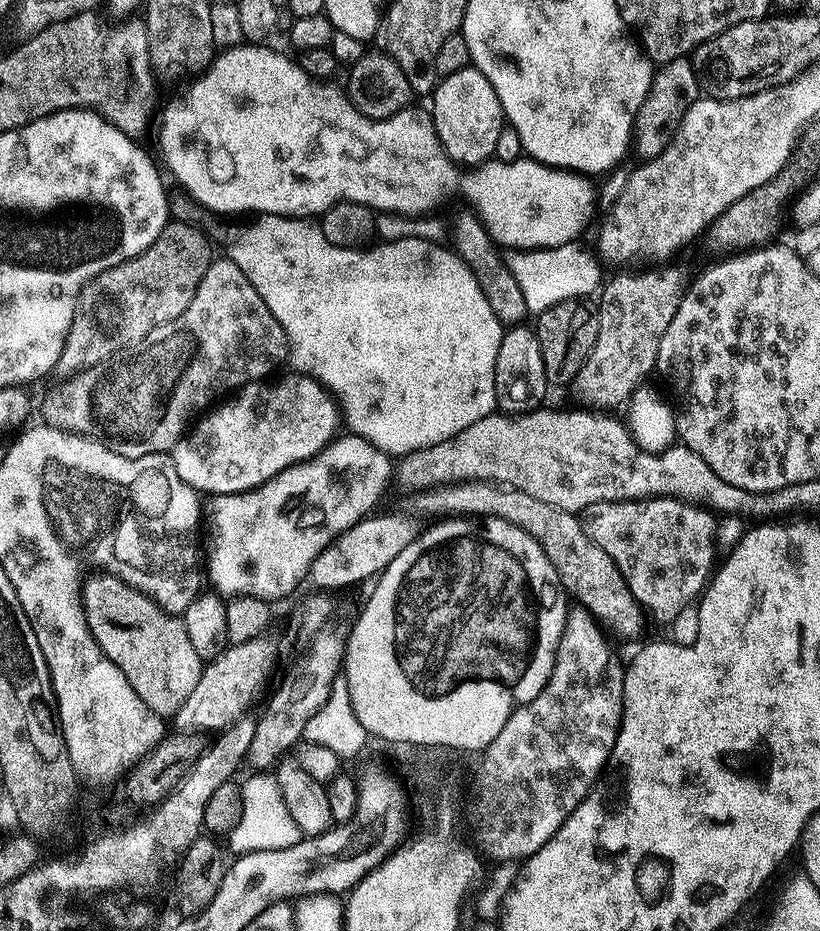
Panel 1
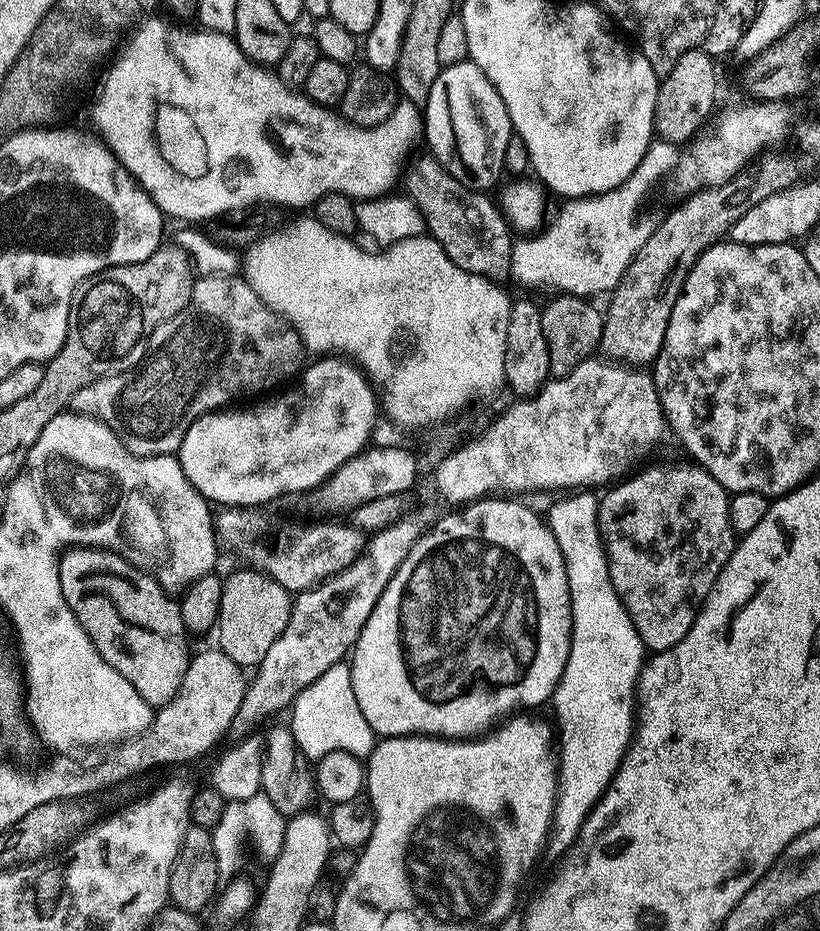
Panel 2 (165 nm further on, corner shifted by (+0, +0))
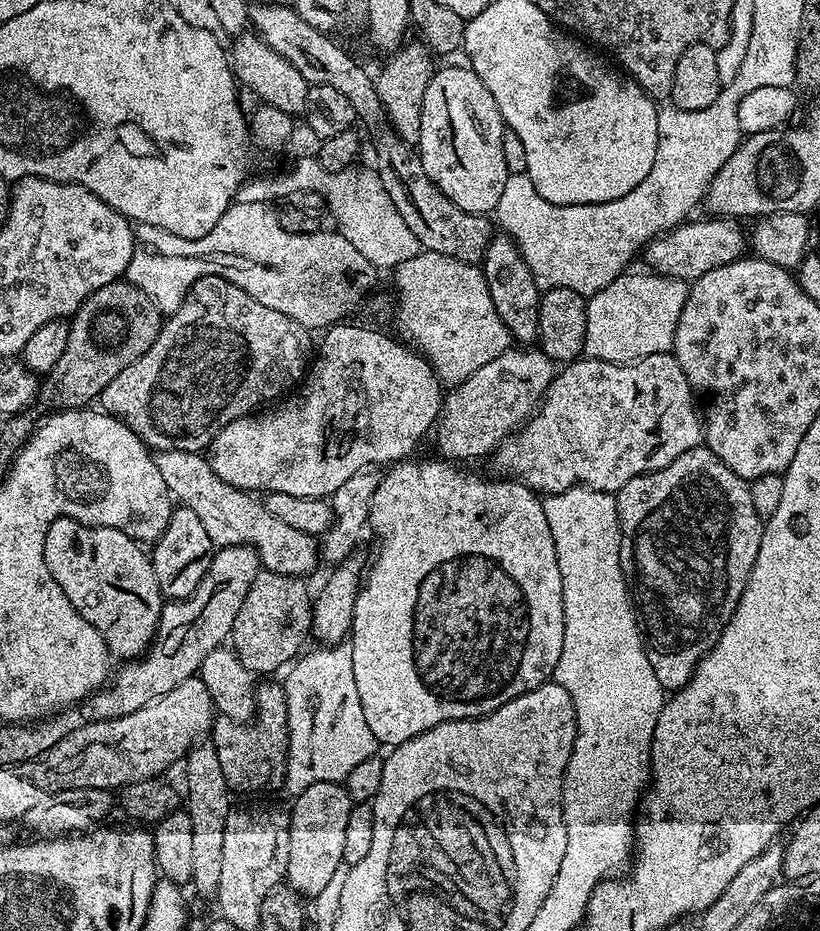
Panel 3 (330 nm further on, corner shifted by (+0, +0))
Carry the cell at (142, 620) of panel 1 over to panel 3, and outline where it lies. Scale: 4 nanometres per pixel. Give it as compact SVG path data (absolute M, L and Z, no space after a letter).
M58 518L46 530L44 557L46 566L54 582L70 598L74 610L94 626L94 630L103 638L113 657L121 656L121 661L135 660L144 655L156 639L156 627L164 609L166 598L160 593L158 578L154 578L154 566L149 553L144 552L139 543L117 528L90 526L74 518Z

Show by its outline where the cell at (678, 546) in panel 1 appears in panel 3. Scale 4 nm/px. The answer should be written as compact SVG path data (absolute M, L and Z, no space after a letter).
M697 446L686 450L670 466L662 466L662 470L647 472L641 476L630 478L626 486L615 493L618 522L620 523L620 565L624 571L624 580L632 597L632 603L638 613L639 623L644 635L644 649L650 658L650 666L654 666L654 674L665 690L675 690L686 686L694 670L700 665L700 659L716 645L722 630L730 622L734 610L748 584L750 570L754 570L754 562L758 558L758 546L762 546L762 534L765 521L754 510L754 501L750 498L749 481L742 479L730 466L726 466L706 446Z

